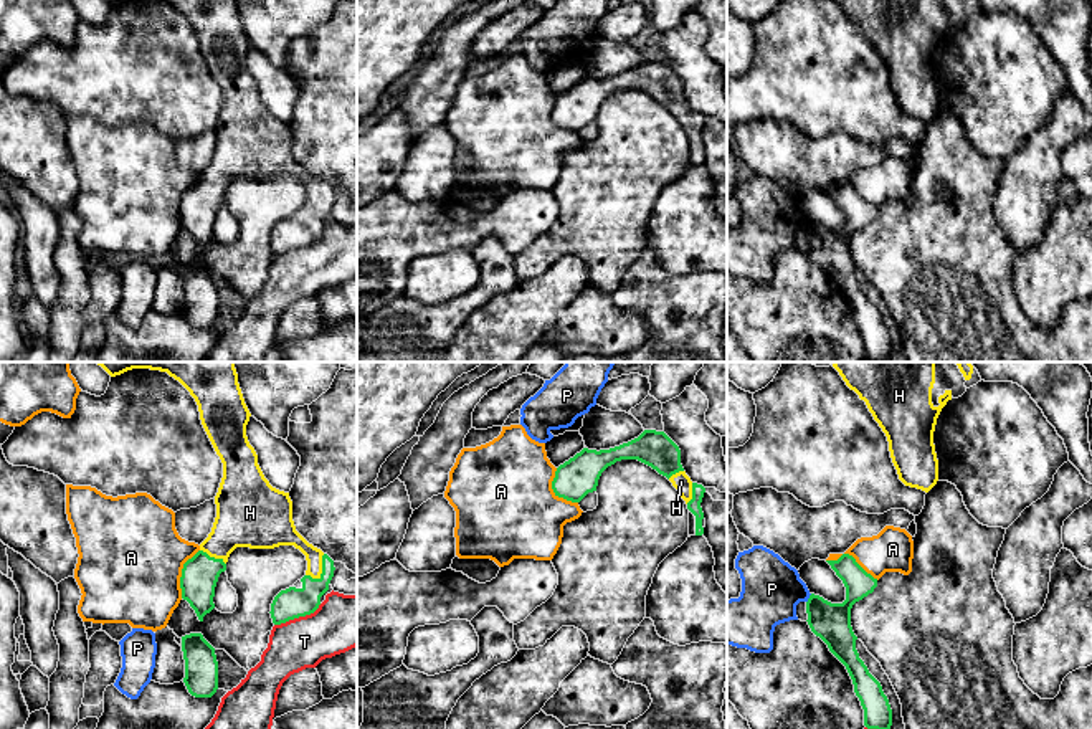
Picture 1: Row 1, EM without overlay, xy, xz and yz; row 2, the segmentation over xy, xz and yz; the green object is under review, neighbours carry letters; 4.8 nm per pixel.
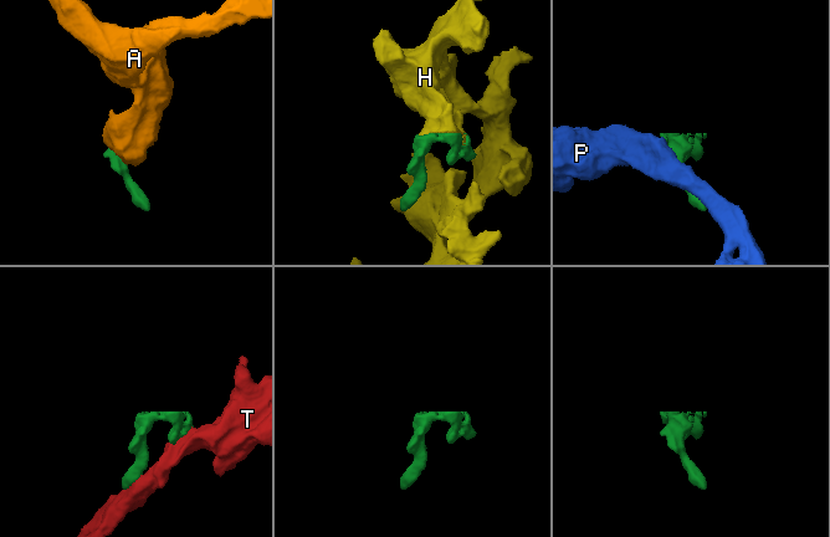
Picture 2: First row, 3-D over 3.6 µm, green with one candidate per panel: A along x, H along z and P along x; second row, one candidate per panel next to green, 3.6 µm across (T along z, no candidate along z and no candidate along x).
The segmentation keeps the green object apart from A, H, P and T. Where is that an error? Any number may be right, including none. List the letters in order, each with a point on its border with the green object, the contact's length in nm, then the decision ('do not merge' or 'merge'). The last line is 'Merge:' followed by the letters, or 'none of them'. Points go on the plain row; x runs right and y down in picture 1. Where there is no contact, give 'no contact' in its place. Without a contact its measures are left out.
A: contact yz (853, 187); length 280 nm; do not merge
H: contact xy (322, 202); length 140 nm; merge
P: contact yz (808, 228); length 50 nm; do not merge
T: contact xy (298, 247); length 260 nm; do not merge
Merge: H

